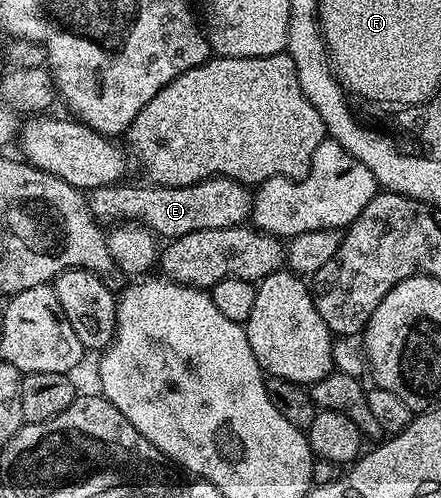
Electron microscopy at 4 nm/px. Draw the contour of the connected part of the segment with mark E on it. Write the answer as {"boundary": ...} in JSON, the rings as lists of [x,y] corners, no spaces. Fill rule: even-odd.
{"boundary":[[[212,176],[191,186],[146,183],[145,188],[136,188],[125,183],[94,188],[88,193],[89,209],[98,222],[140,222],[158,238],[176,238],[183,234],[195,234],[195,230],[236,228],[244,225],[253,211],[250,189],[230,176]]]}

